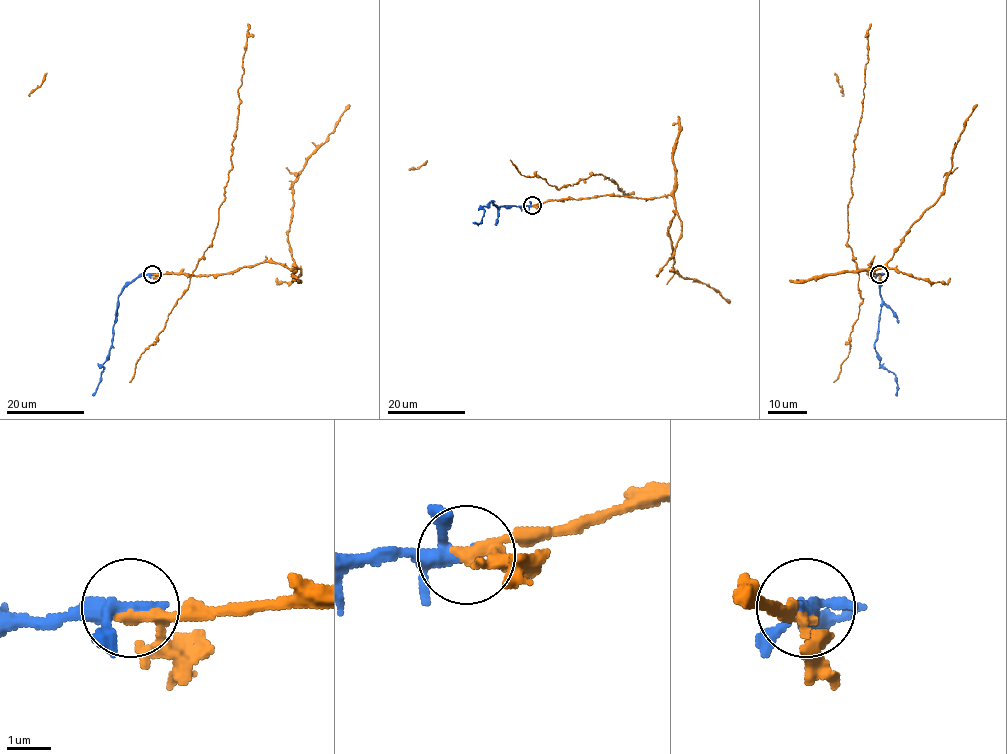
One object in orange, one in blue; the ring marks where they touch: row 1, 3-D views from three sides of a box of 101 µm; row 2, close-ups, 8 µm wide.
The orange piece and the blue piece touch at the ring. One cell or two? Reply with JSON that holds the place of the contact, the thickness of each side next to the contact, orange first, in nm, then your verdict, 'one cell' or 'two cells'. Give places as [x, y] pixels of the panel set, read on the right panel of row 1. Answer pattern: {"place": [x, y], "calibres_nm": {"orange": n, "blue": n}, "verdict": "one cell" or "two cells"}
{"place": [879, 274], "calibres_nm": {"orange": 240, "blue": 280}, "verdict": "one cell"}

